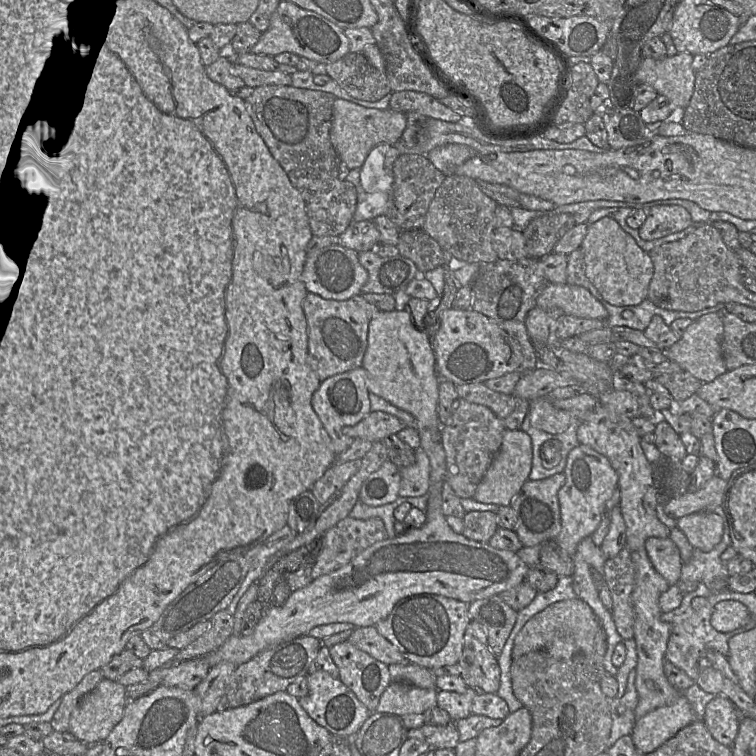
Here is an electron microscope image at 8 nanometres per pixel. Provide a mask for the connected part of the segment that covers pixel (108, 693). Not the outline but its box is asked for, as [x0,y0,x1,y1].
[69,678,127,745]

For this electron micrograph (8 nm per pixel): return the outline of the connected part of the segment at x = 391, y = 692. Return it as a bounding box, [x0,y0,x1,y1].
[375,682,437,717]

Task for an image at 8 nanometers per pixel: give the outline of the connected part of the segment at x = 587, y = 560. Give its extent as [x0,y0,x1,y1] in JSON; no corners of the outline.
[572,536,623,676]

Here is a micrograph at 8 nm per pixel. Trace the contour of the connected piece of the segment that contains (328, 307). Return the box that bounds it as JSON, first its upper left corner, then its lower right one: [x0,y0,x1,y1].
[303,292,380,381]

